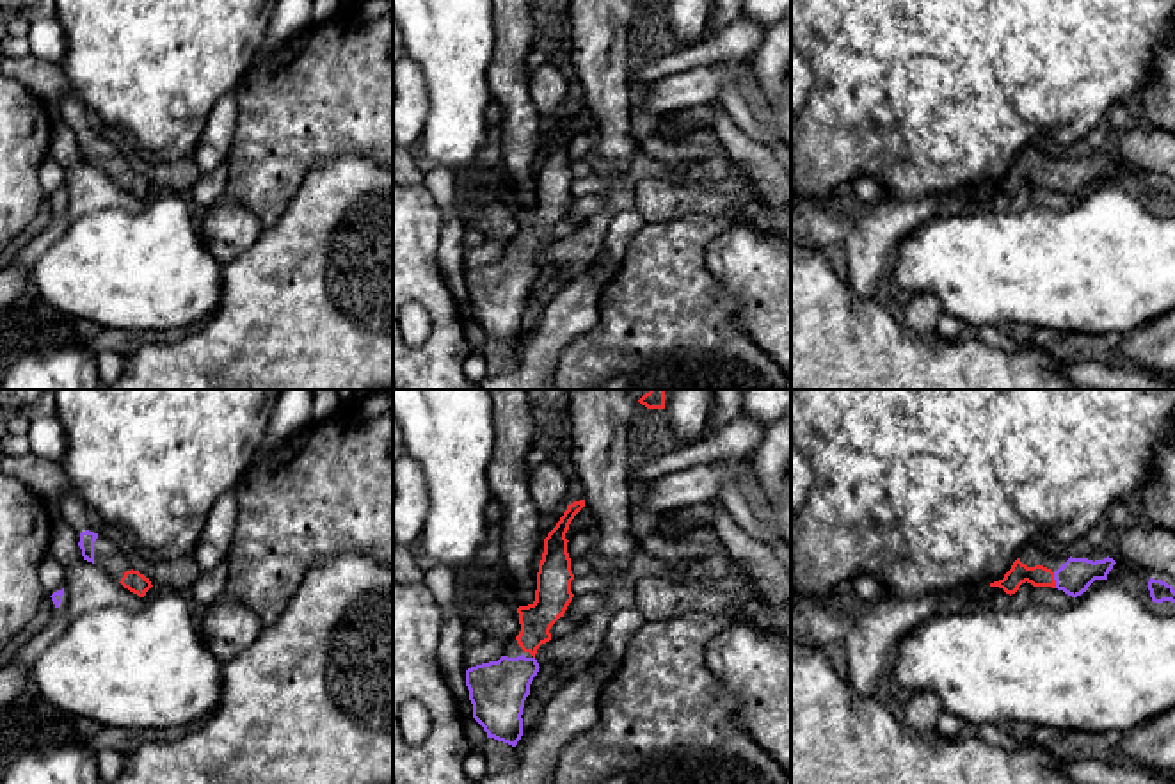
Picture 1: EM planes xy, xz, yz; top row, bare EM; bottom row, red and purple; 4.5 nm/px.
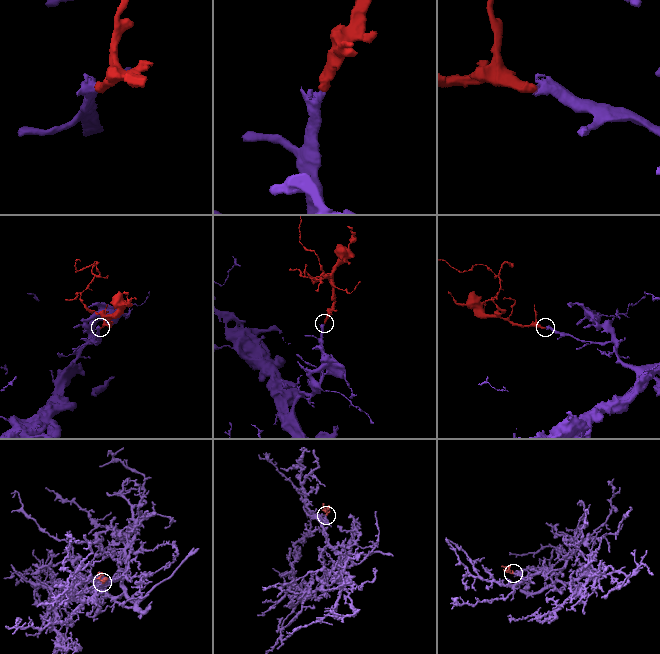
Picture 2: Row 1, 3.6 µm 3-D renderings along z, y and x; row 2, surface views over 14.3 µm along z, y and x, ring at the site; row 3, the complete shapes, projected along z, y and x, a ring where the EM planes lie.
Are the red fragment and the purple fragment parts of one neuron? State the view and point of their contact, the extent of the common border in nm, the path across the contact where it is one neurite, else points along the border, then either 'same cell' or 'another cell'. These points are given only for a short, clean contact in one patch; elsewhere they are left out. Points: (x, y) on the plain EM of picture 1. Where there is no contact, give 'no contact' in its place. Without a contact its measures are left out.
contact yz (1055, 182); length 70 nm; way yz (1039, 178), (1055, 182), (1074, 178); same cell

